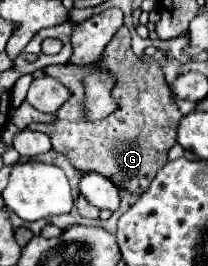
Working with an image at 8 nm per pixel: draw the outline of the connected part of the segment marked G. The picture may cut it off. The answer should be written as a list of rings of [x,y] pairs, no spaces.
[[[121,26],[113,36],[105,54],[105,68],[109,68],[113,76],[117,76],[113,98],[119,104],[119,110],[99,122],[85,122],[81,82],[85,76],[83,68],[71,64],[47,66],[45,74],[67,86],[71,90],[71,98],[63,108],[57,110],[55,122],[33,124],[29,128],[47,134],[51,138],[53,150],[61,152],[73,164],[73,168],[81,172],[97,172],[121,190],[129,190],[139,196],[149,188],[159,168],[163,168],[163,164],[167,162],[167,152],[177,142],[177,124],[183,114],[179,112],[171,96],[171,88],[165,82],[161,64],[151,58],[137,58],[131,52],[131,36],[125,26]]]

